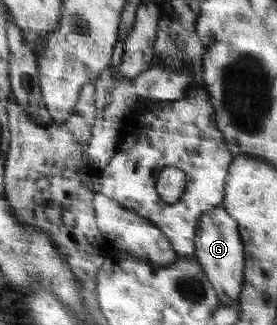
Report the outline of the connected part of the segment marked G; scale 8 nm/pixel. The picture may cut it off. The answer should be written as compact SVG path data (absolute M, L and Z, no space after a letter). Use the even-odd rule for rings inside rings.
M221 205L208 210L202 218L195 238L195 257L204 268L207 279L214 285L221 304L234 306L242 297L246 285L246 249L238 221Z

